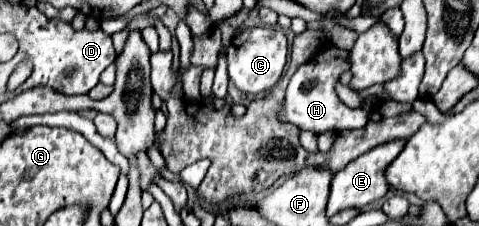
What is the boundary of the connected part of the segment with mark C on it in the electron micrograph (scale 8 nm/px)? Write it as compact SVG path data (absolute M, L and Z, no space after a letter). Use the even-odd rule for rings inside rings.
M256 27L250 33L250 39L236 47L230 45L226 51L228 57L228 77L234 81L234 85L250 95L258 95L262 91L272 89L278 79L282 77L284 65L286 65L286 55L288 55L288 43L286 43L286 35L282 29L278 27Z

